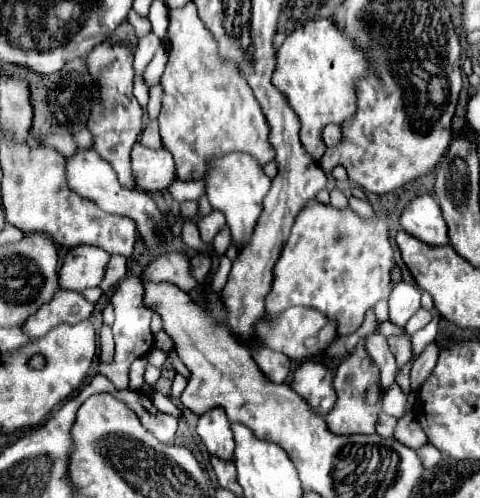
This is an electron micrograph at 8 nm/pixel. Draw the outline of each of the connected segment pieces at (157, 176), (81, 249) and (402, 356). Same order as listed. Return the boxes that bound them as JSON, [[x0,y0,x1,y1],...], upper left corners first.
[[132,142,176,190],[58,244,110,292],[388,334,412,366]]

